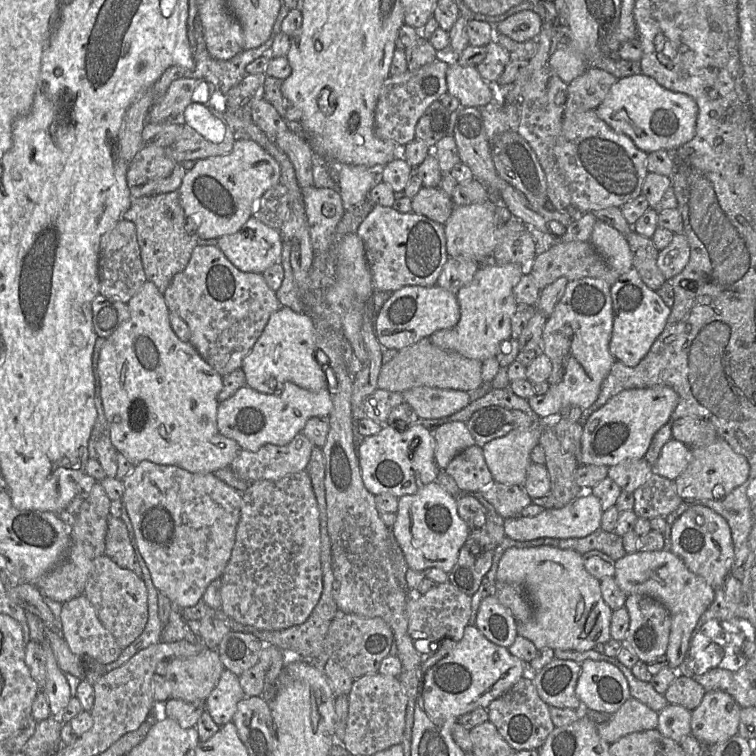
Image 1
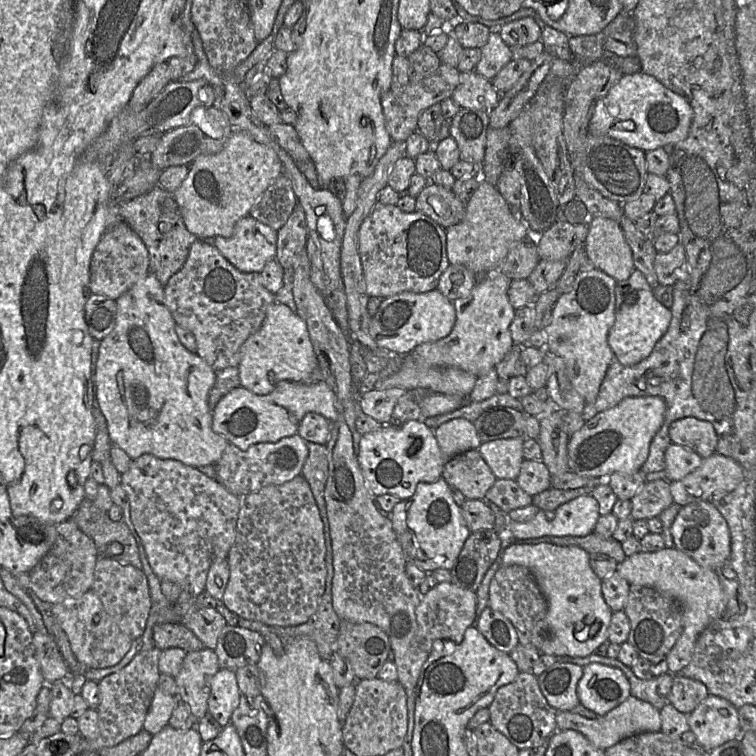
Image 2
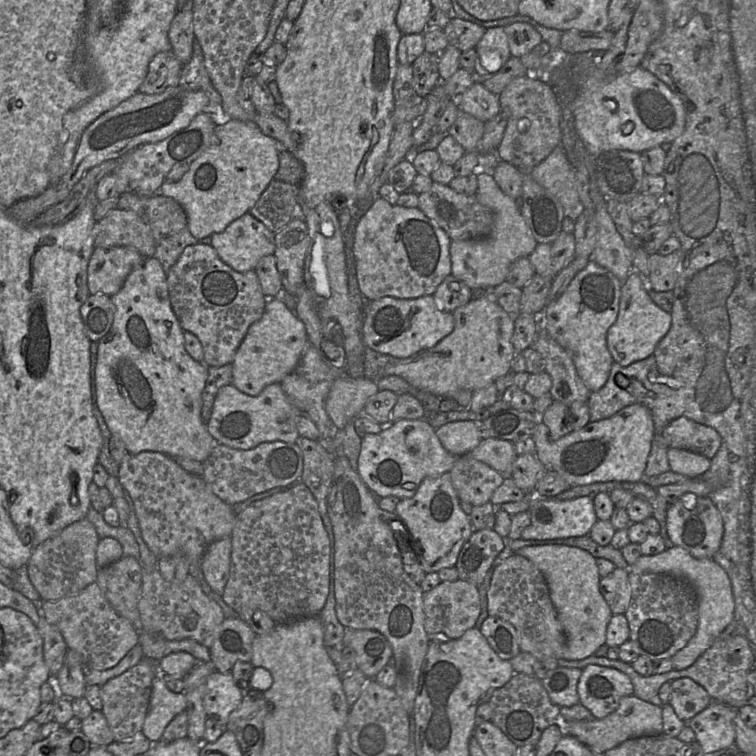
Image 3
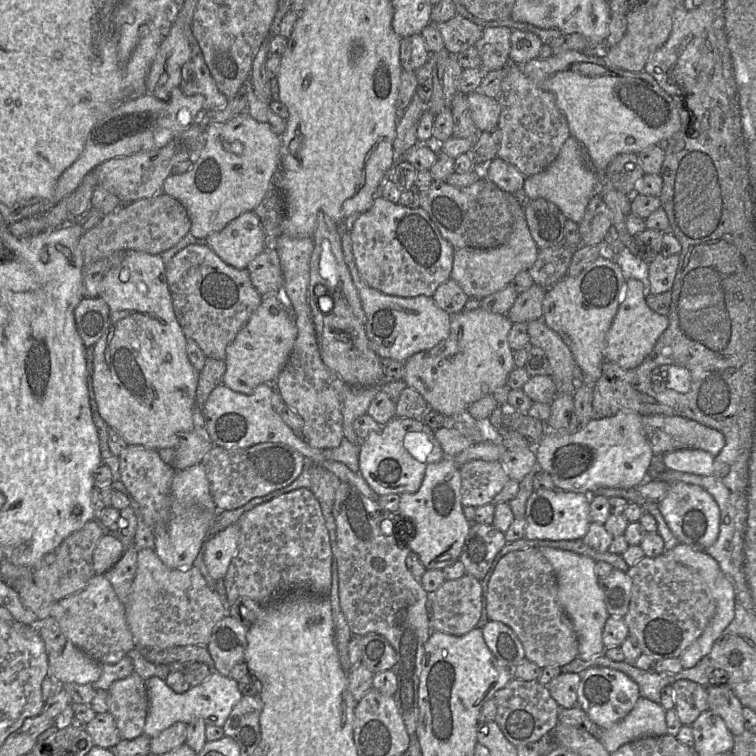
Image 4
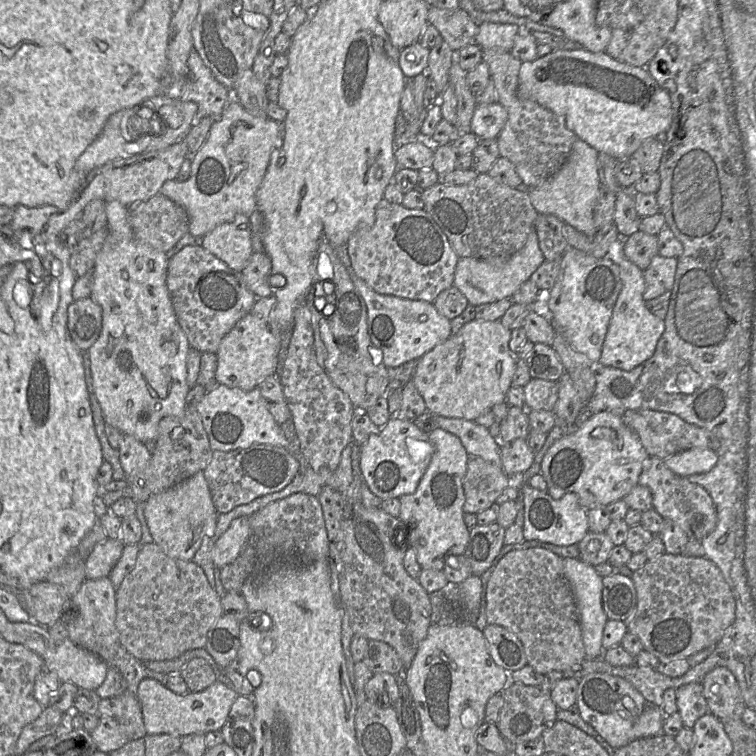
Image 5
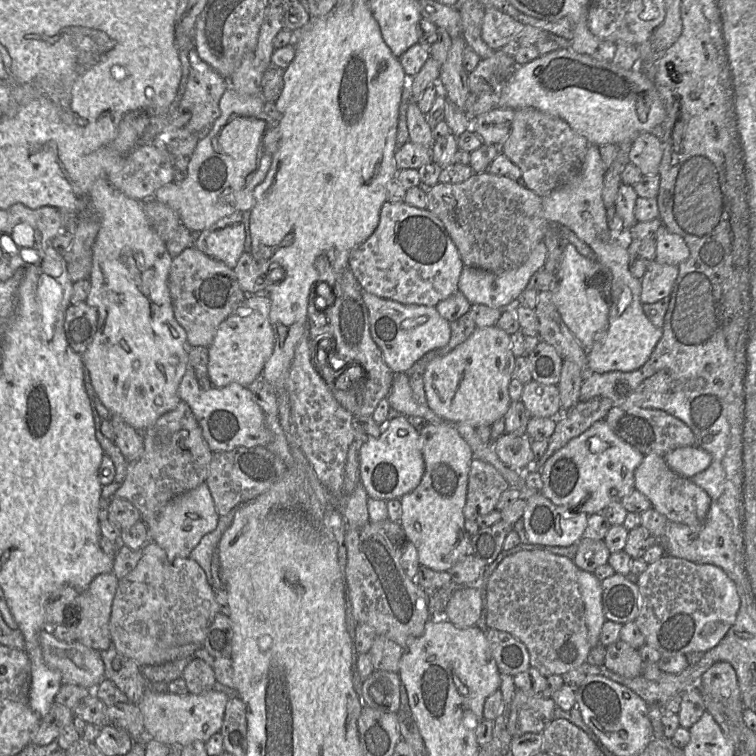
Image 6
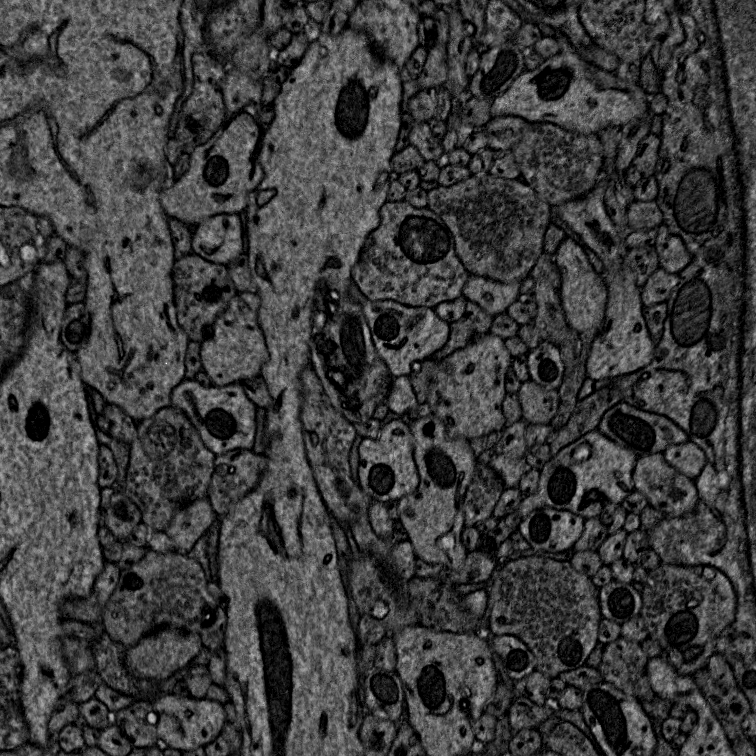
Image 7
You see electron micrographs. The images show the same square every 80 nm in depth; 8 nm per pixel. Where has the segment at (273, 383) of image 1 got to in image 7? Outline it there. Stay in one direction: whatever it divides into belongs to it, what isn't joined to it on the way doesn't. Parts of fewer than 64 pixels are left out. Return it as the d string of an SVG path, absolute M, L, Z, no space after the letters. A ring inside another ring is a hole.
M237 293L209 327L208 335L200 345L200 357L202 371L210 377L214 386L241 383L260 375L261 368L269 357L265 337L258 323L260 304L257 293Z

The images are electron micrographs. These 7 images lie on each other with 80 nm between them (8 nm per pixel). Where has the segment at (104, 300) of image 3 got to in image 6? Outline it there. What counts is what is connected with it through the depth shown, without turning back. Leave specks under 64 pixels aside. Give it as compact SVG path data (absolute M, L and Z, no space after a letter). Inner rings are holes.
M86 301L68 306L64 319L64 331L70 347L83 354L91 344L98 326L98 311Z

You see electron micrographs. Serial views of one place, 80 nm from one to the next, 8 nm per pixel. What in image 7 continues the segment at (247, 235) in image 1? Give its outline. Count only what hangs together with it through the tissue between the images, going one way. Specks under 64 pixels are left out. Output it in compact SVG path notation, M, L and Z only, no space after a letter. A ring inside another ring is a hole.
M238 213L214 215L191 228L192 252L207 261L227 266L243 253Z

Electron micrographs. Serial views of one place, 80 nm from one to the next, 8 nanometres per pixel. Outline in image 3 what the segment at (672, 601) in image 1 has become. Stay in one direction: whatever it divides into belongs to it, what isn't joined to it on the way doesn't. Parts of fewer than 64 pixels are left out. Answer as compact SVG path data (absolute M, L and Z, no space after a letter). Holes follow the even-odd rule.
M675 545L657 555L641 555L634 564L629 565L630 572L671 575L687 581L697 593L697 630L686 646L672 656L674 670L683 670L694 664L734 619L735 601L731 581L725 570L712 558L696 558L686 549Z

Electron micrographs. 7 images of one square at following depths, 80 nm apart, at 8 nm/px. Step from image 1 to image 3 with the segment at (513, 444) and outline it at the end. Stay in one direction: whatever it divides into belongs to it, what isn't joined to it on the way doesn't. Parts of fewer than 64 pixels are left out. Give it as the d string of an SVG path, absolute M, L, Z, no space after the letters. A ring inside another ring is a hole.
M495 438L481 440L476 448L464 455L484 462L504 478L511 478L513 462L518 456L513 442Z

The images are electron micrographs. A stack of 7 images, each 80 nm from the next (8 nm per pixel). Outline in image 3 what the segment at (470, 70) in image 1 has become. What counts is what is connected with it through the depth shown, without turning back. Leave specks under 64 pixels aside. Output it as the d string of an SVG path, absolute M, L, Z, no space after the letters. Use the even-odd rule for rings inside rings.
M476 80L464 93L455 98L460 111L488 122L500 113L499 96L484 87L481 80Z

